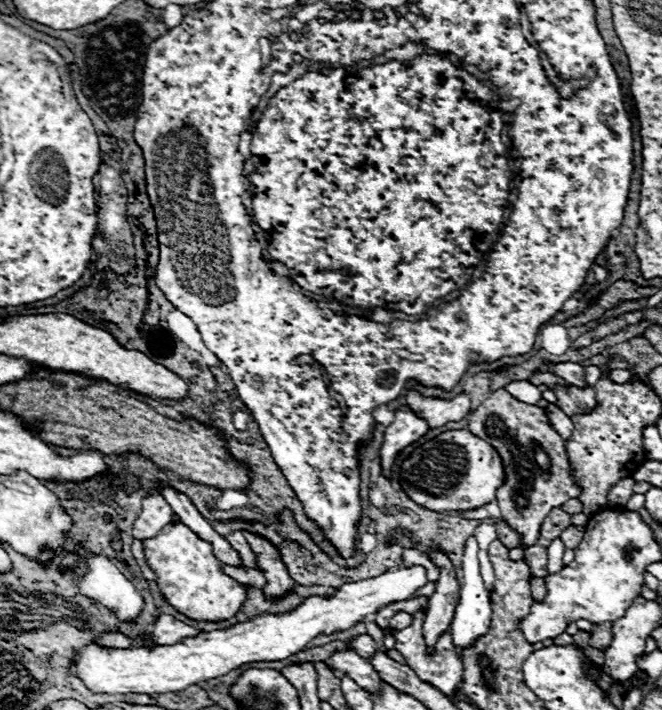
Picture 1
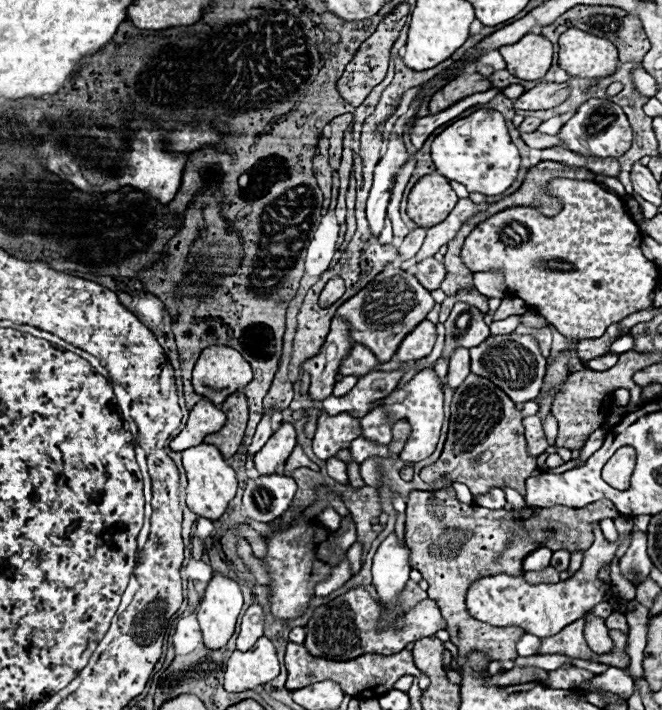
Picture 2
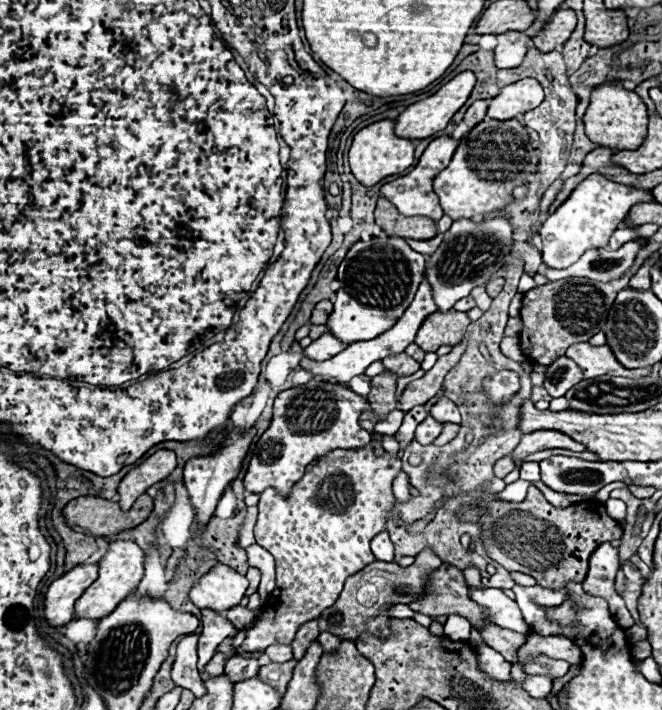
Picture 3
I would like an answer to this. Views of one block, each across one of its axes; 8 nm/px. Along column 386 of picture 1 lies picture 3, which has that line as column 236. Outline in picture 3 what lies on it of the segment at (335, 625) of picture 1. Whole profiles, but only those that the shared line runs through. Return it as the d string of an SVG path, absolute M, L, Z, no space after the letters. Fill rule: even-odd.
M216 564L212 566L191 589L189 598L194 606L198 608L210 608L216 612L224 612L244 598L244 592L248 588L248 578L238 574L226 564ZM228 586L228 604L224 594Z

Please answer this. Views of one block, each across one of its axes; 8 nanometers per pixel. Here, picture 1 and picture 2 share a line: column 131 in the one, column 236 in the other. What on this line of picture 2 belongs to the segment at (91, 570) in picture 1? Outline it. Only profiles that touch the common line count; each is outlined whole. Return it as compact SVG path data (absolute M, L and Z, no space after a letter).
M214 572L212 580L206 586L202 602L196 608L204 644L210 650L226 646L228 638L234 634L240 610L242 610L240 584L220 572Z

